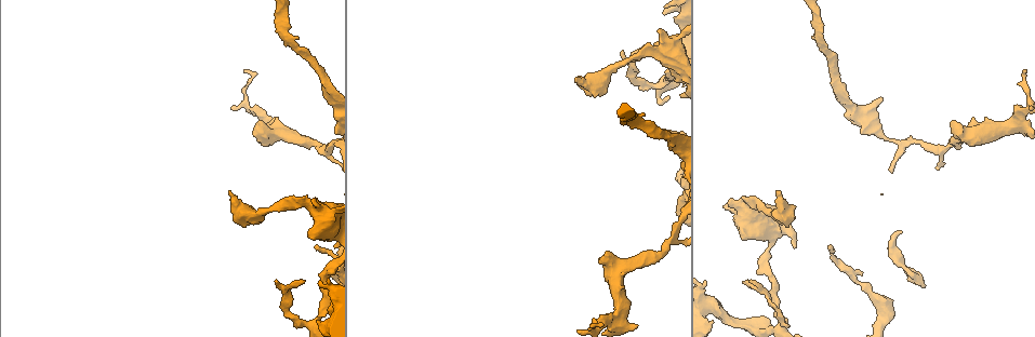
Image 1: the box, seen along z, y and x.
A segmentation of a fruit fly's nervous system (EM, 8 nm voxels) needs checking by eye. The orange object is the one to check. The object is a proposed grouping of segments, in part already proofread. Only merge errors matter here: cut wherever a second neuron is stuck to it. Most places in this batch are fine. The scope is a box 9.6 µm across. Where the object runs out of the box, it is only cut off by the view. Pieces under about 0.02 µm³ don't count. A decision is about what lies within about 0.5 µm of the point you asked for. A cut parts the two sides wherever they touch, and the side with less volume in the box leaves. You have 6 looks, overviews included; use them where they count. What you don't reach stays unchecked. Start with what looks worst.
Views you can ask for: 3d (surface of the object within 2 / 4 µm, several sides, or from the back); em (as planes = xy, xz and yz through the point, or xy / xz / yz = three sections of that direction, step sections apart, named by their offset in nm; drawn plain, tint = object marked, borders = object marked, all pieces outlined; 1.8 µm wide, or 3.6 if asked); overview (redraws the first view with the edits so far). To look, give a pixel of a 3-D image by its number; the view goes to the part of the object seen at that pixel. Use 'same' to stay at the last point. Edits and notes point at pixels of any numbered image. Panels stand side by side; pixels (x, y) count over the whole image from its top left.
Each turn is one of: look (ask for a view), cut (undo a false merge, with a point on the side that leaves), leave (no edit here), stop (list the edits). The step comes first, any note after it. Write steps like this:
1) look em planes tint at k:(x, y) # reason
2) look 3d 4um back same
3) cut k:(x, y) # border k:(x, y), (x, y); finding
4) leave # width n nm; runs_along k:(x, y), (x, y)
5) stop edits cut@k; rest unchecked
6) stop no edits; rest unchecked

look em planes borders at 1:(321, 149) # small branch off a trunk

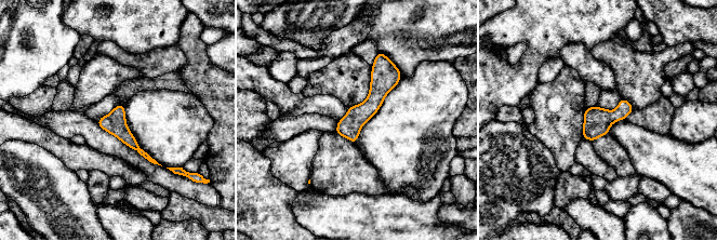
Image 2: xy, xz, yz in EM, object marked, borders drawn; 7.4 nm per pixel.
leave # runs_along 2:(380, 59), (354, 138); one neuron here

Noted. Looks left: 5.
look 3d 4um at 1:(1014, 127) # thick turns thin

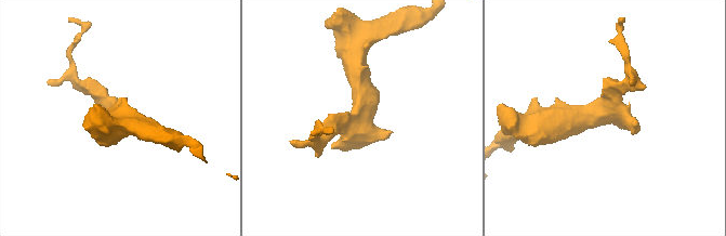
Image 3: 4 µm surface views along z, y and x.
look em xz step 8 tint at 3:(602, 116) # now the EM

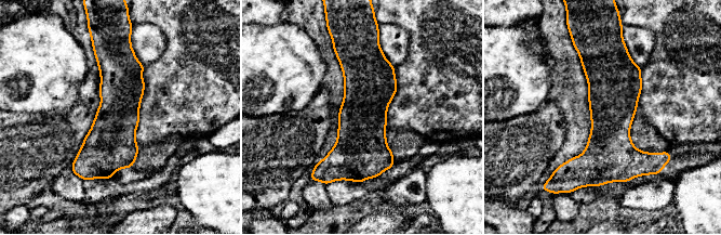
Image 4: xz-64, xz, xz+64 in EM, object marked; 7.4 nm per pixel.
look em planes borders same

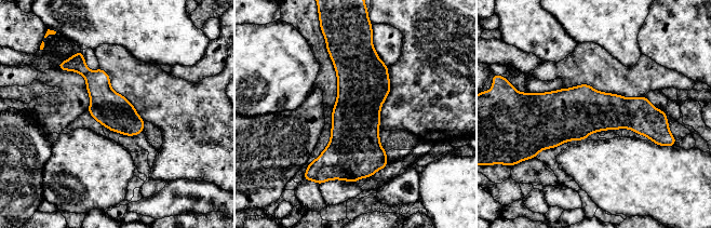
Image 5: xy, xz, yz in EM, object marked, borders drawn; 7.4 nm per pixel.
leave # runs_along 5:(80, 58), (99, 90), (139, 130); all the same neuron

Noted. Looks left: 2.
look em planes tint at 1:(331, 215) # sudden change in width

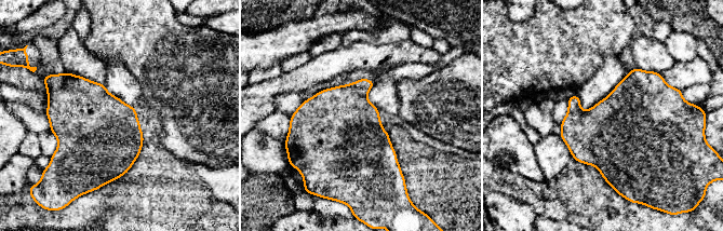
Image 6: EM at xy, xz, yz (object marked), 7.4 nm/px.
leave # all the same neuron

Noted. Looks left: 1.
stop no edits; rest unchecked

